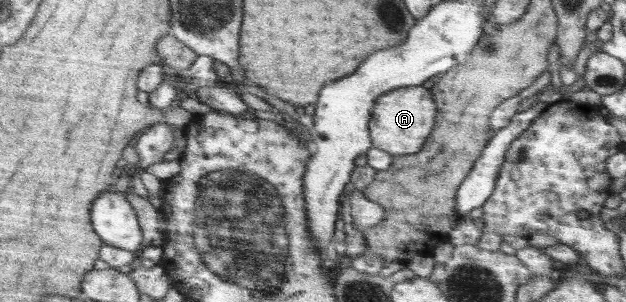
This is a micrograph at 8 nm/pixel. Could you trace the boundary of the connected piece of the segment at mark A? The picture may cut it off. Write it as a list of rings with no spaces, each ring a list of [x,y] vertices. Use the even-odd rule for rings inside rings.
[[[419,85],[392,89],[391,92],[380,95],[375,100],[368,125],[372,147],[382,149],[393,156],[411,155],[421,151],[425,139],[433,131],[437,113],[429,91],[430,89]]]

